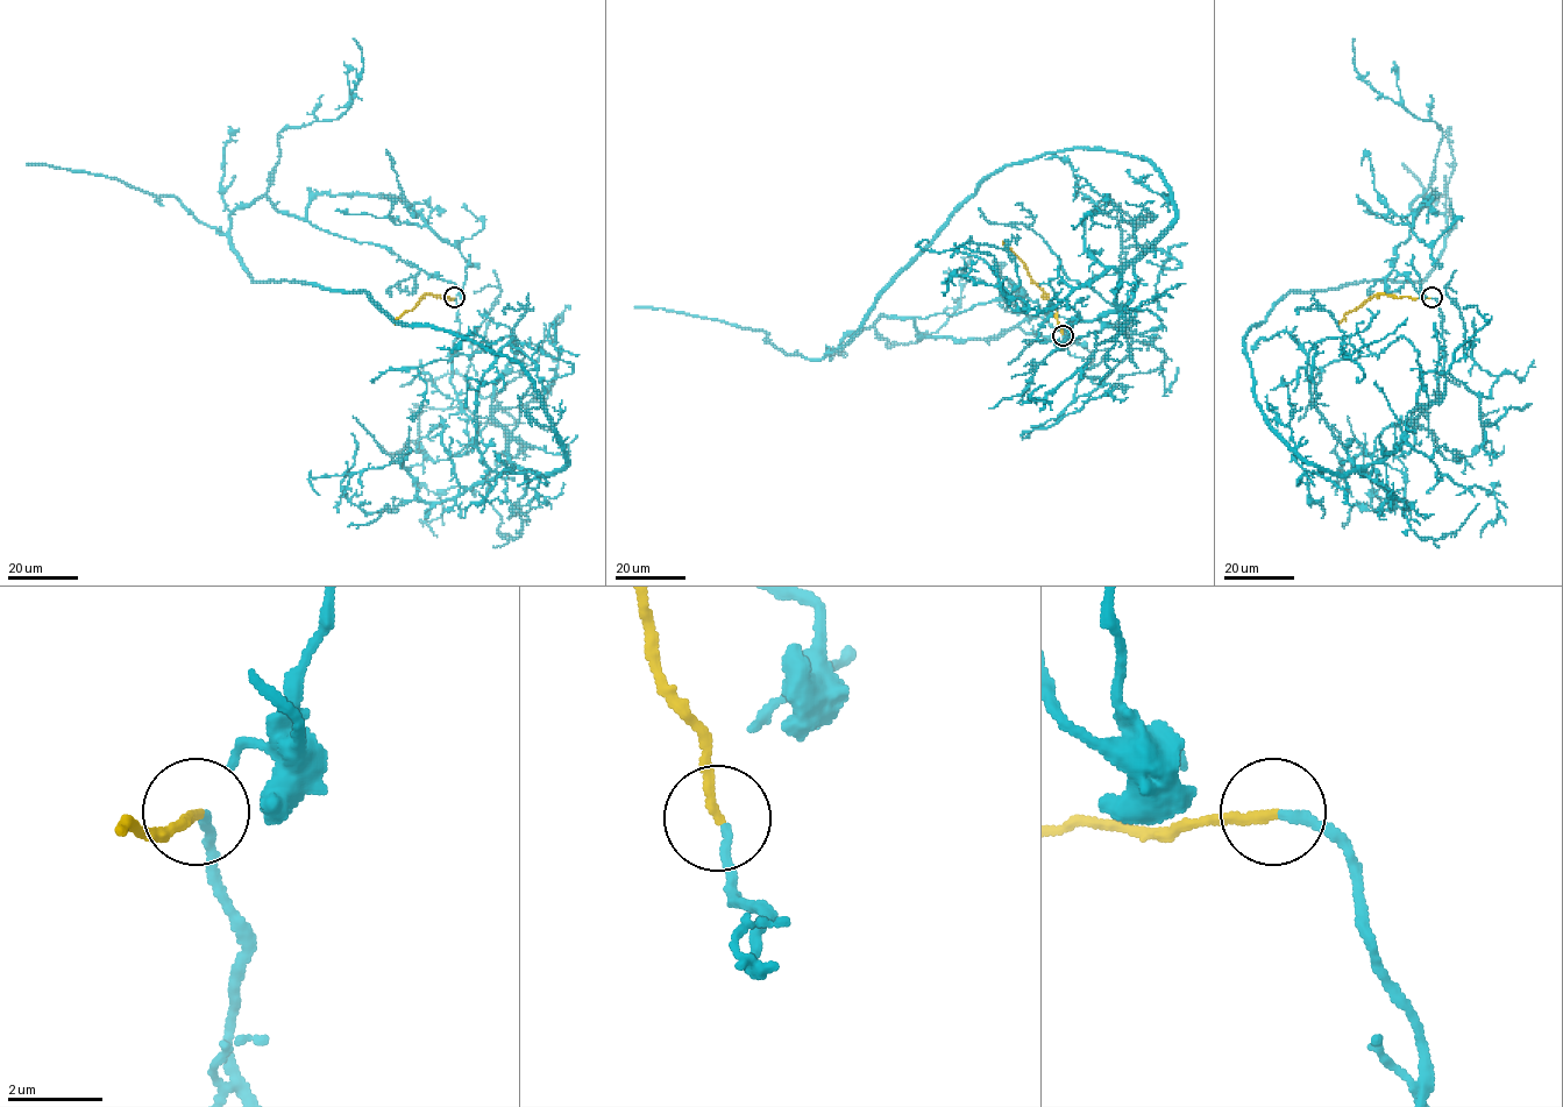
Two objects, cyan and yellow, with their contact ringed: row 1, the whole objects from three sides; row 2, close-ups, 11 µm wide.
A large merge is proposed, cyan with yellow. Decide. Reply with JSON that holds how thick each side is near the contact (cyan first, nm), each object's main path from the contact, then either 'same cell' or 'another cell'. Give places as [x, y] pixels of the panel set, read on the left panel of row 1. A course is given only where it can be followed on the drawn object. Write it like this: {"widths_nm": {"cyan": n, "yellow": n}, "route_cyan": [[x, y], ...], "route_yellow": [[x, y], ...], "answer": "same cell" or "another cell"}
{"widths_nm": {"cyan": 180, "yellow": 200}, "route_cyan": [[455, 298], [461, 407], [561, 468], [518, 363], [254, 281], [229, 215], [393, 196], [457, 245], [461, 206]], "route_yellow": [[455, 298], [426, 293], [395, 324]], "answer": "same cell"}

